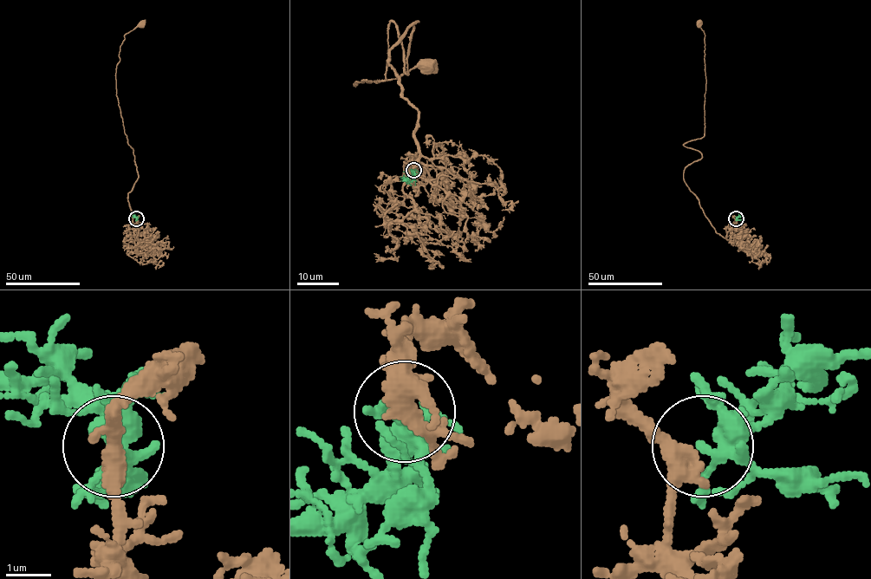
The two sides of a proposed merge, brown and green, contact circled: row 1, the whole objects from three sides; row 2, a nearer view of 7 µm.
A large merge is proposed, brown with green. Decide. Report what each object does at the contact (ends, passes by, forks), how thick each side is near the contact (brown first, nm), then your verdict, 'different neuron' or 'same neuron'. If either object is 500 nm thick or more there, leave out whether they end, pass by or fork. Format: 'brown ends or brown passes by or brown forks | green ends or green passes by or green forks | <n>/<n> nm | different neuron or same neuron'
brown passes by | green forks | 360/280 nm | different neuron

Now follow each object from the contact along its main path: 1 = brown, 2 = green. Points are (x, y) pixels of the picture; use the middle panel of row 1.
1: (412, 169), (418, 113), (388, 52), (417, 22), (407, 74), (391, 22), (386, 79), (354, 85), (427, 66)
2: (412, 170), (409, 177), (400, 178)

